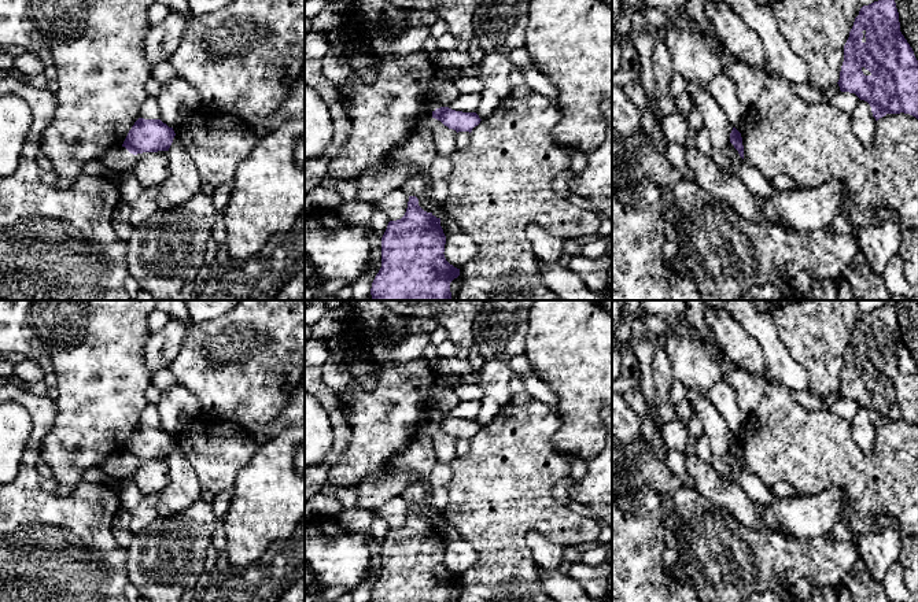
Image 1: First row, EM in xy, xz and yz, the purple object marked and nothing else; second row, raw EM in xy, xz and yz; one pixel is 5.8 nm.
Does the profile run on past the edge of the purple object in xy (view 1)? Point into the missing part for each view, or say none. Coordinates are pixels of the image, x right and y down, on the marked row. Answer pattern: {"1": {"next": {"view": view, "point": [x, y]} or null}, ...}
{"1": {"next": null}}

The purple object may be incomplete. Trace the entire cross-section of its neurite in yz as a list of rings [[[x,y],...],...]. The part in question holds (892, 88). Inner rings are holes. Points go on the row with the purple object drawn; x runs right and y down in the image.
[[[878,0],[860,8],[844,45],[837,84],[841,92],[855,93],[867,101],[875,121],[900,112],[918,119],[918,60],[900,32],[895,0]]]

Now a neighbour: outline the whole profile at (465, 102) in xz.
[[[460,93],[447,107],[462,112],[476,112],[482,101],[482,93]]]

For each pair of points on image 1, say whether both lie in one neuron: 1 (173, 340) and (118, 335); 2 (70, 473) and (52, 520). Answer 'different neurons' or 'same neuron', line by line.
1: different neurons
2: different neurons

